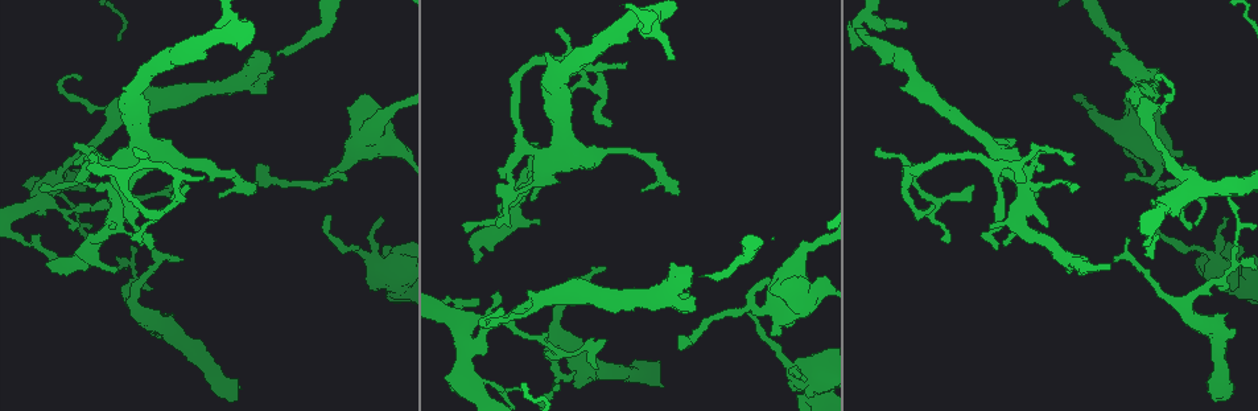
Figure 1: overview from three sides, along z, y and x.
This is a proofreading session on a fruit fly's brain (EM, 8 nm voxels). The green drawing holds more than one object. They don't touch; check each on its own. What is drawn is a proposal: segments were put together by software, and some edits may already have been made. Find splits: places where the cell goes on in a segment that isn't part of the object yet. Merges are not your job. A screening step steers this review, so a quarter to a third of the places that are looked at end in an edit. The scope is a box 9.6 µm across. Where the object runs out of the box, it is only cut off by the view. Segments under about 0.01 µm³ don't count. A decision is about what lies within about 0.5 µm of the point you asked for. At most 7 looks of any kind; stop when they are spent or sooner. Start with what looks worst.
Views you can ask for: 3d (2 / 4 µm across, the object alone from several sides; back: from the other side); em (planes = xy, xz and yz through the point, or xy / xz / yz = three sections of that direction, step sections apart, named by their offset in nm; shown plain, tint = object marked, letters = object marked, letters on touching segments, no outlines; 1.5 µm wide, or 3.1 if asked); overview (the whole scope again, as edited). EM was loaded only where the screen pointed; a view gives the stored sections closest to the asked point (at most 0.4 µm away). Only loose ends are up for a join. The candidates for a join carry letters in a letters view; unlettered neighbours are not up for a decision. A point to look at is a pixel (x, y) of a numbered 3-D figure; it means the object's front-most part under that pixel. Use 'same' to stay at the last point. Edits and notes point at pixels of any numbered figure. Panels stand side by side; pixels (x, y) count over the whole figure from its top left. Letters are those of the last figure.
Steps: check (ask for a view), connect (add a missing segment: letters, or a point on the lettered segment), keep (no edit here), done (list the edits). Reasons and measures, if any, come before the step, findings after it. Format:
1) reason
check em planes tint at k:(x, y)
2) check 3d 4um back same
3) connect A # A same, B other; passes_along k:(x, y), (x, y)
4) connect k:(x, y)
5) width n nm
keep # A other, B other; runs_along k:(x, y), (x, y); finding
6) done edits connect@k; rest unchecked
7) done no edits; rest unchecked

thin end
check 3d 4um at 1:(332, 219)

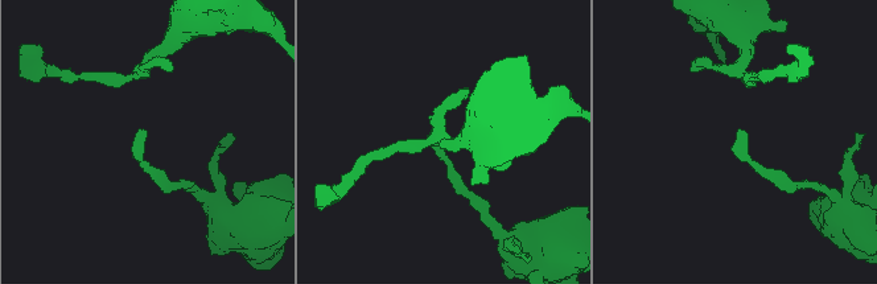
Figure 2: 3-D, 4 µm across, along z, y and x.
check em yz step 4 tint at 2:(741, 134)

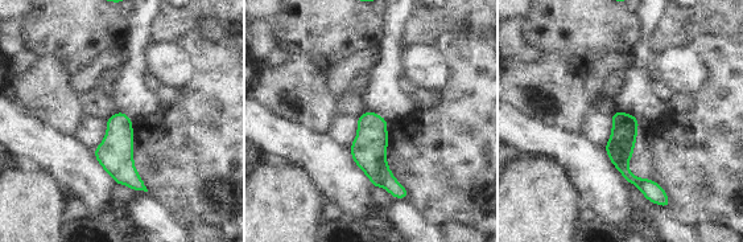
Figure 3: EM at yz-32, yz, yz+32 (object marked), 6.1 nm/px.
cut it another way
check em planes letters same

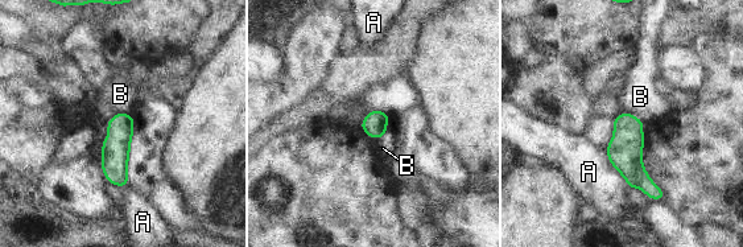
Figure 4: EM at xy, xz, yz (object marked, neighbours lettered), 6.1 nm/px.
width 140 nm
keep # A other, B other; border 4:(623, 111), (635, 115), (643, 123); none of them fits

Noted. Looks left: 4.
free end
check em planes letters at 1:(263, 92)

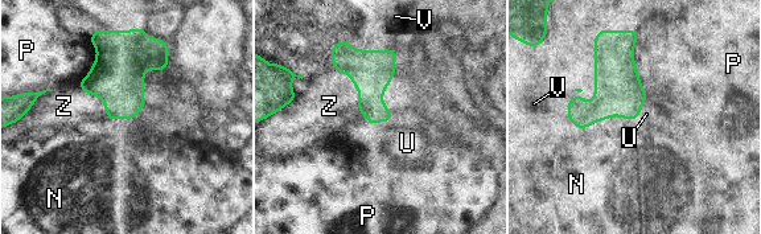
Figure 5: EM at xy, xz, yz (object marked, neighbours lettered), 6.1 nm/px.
keep # N other, P other, U other, V other, Z other; no lettered segment goes on from it

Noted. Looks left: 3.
branch stops here
check 3d 2um at 1:(677, 195)

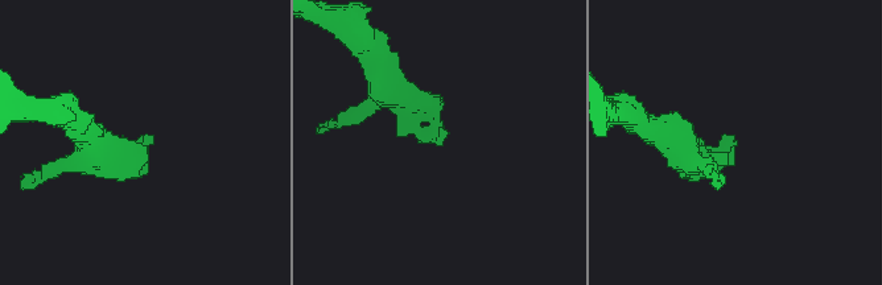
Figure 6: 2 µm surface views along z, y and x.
need the tissue
check em planes letters at 6:(436, 142)

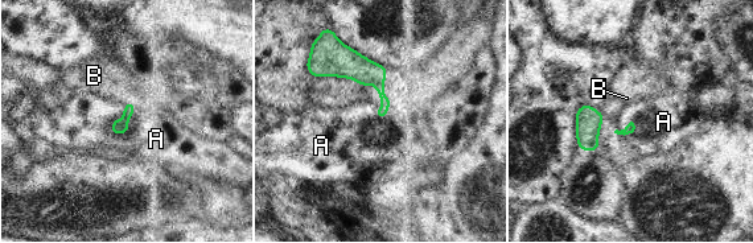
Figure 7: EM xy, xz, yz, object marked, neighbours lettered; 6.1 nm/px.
keep # A other, B other; border 7:(132, 102), (128, 130), (111, 134); no lettered segment goes on from it

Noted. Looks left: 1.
done no edits; rest unchecked

